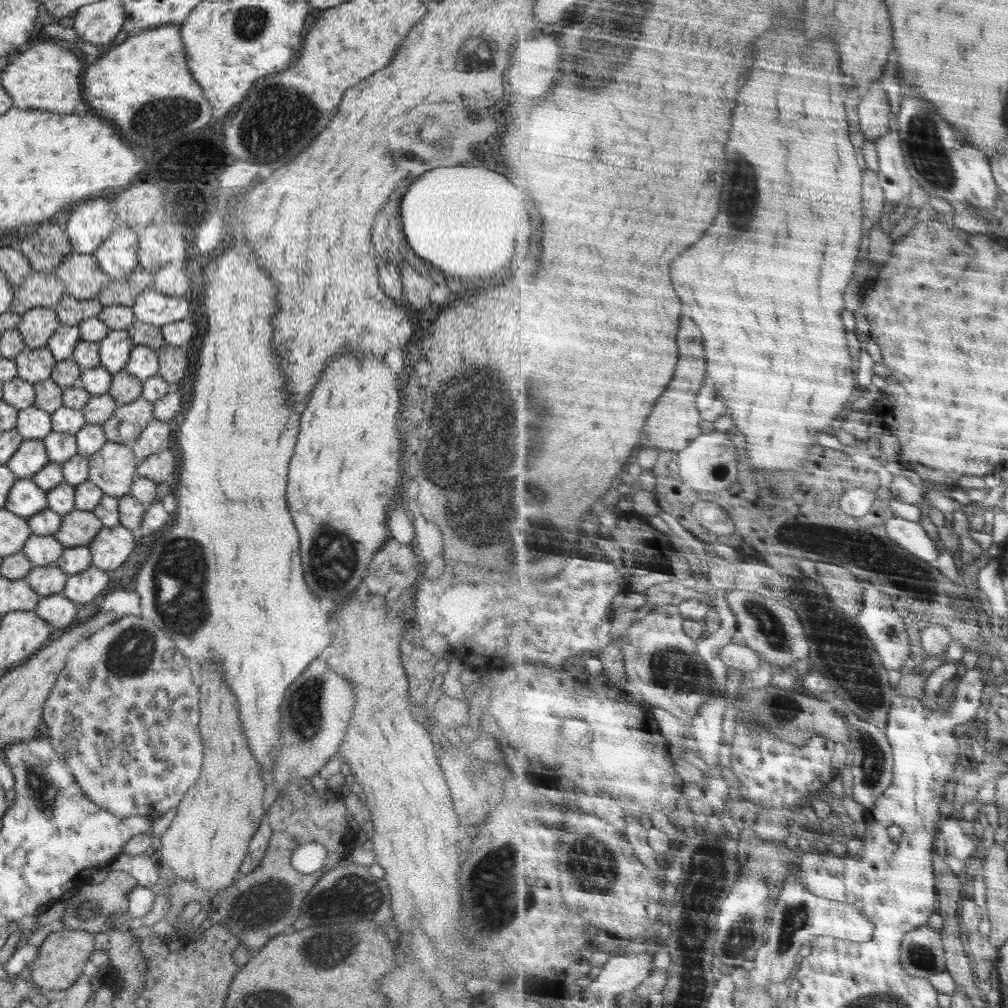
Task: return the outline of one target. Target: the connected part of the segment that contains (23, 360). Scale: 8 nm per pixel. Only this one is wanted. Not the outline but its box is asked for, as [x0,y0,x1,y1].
[13,346,57,384]

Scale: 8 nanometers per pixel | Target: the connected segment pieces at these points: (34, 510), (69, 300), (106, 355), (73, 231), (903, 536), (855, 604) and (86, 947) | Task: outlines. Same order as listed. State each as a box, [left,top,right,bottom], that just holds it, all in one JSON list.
[[4,478,47,519],[54,293,104,326],[99,329,134,374],[64,198,119,254],[886,516,940,564],[816,561,866,616],[30,928,94,992]]

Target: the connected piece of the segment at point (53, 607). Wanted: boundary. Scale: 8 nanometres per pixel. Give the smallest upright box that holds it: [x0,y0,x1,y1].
[33,594,79,631]

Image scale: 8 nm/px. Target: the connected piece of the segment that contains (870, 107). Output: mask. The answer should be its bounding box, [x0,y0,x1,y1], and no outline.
[860,82,892,143]

